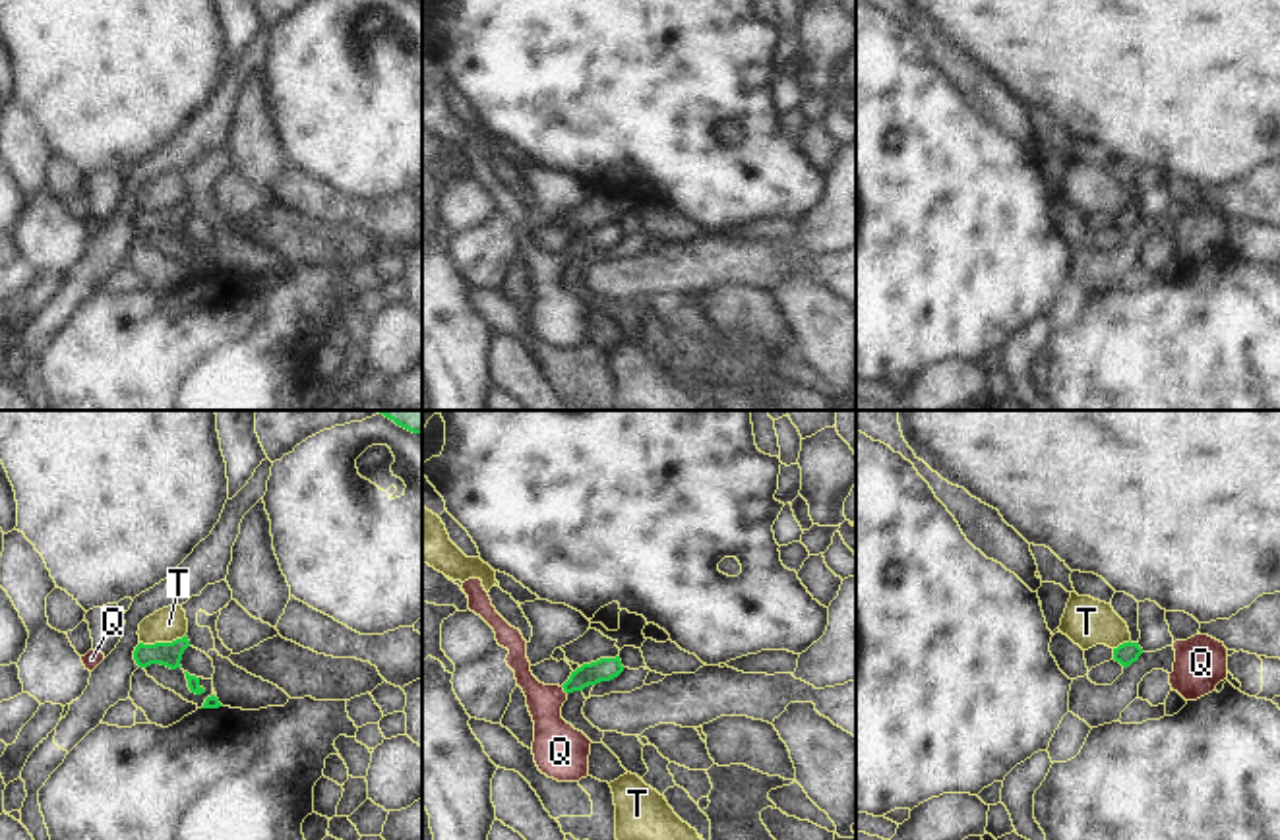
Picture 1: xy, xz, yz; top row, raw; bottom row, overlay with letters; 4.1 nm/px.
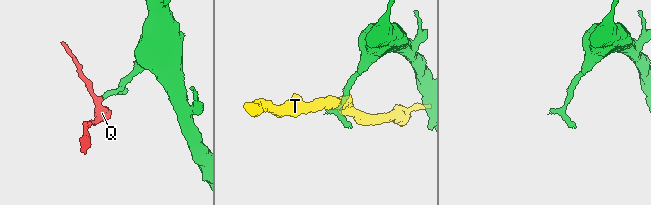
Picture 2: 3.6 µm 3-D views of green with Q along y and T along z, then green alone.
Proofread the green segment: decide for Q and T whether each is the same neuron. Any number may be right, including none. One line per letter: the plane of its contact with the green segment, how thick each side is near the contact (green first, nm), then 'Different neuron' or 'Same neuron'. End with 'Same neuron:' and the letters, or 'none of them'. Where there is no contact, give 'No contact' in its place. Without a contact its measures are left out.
Q: Touches green in xz. Thickness 100 nm (green) against 220 nm. Same neuron
T: Touches green in xy. Thickness 100 nm (green) against 140 nm. Different neuron
Same neuron: Q.

